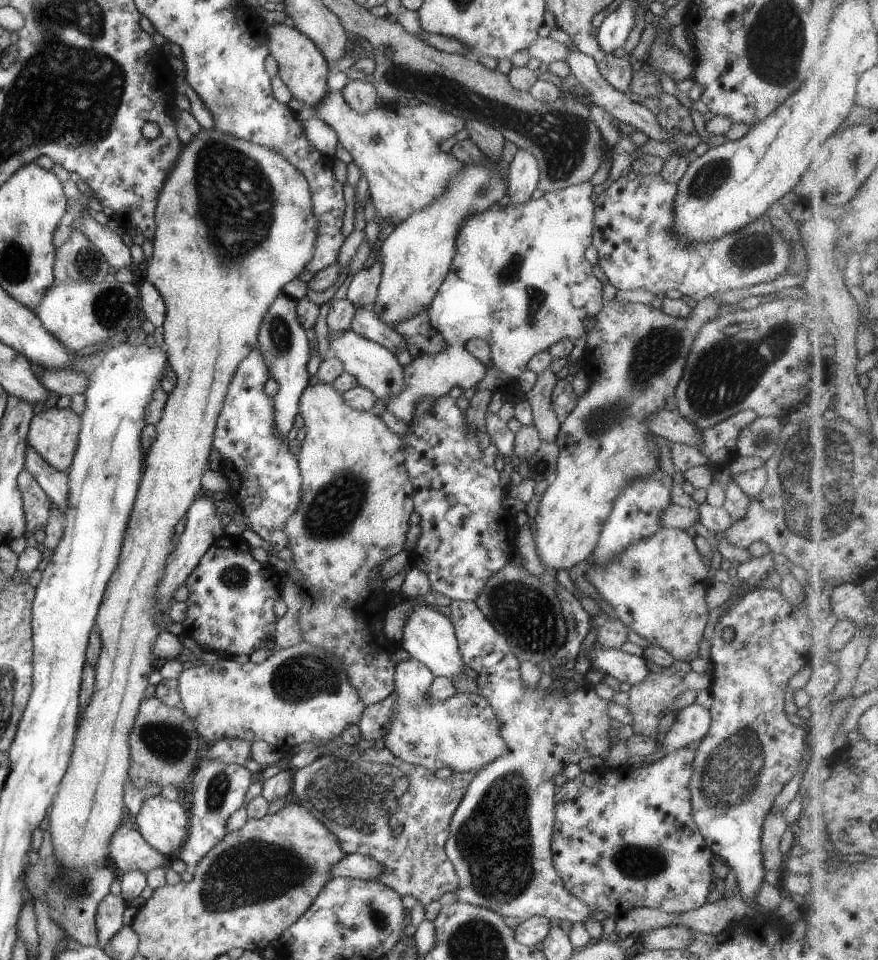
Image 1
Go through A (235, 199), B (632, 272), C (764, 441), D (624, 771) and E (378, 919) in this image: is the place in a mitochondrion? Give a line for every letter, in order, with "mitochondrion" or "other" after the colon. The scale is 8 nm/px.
A: mitochondrion
B: other
C: mitochondrion
D: other
E: other

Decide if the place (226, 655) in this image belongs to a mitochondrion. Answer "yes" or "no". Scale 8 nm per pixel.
no

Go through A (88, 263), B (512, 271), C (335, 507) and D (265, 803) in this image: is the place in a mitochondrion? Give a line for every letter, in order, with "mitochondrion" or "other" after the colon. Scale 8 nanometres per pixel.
A: mitochondrion
B: mitochondrion
C: mitochondrion
D: other

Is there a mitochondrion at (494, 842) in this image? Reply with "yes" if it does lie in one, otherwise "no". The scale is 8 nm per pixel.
yes

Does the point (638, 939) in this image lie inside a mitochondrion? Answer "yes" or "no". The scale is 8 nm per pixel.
no

